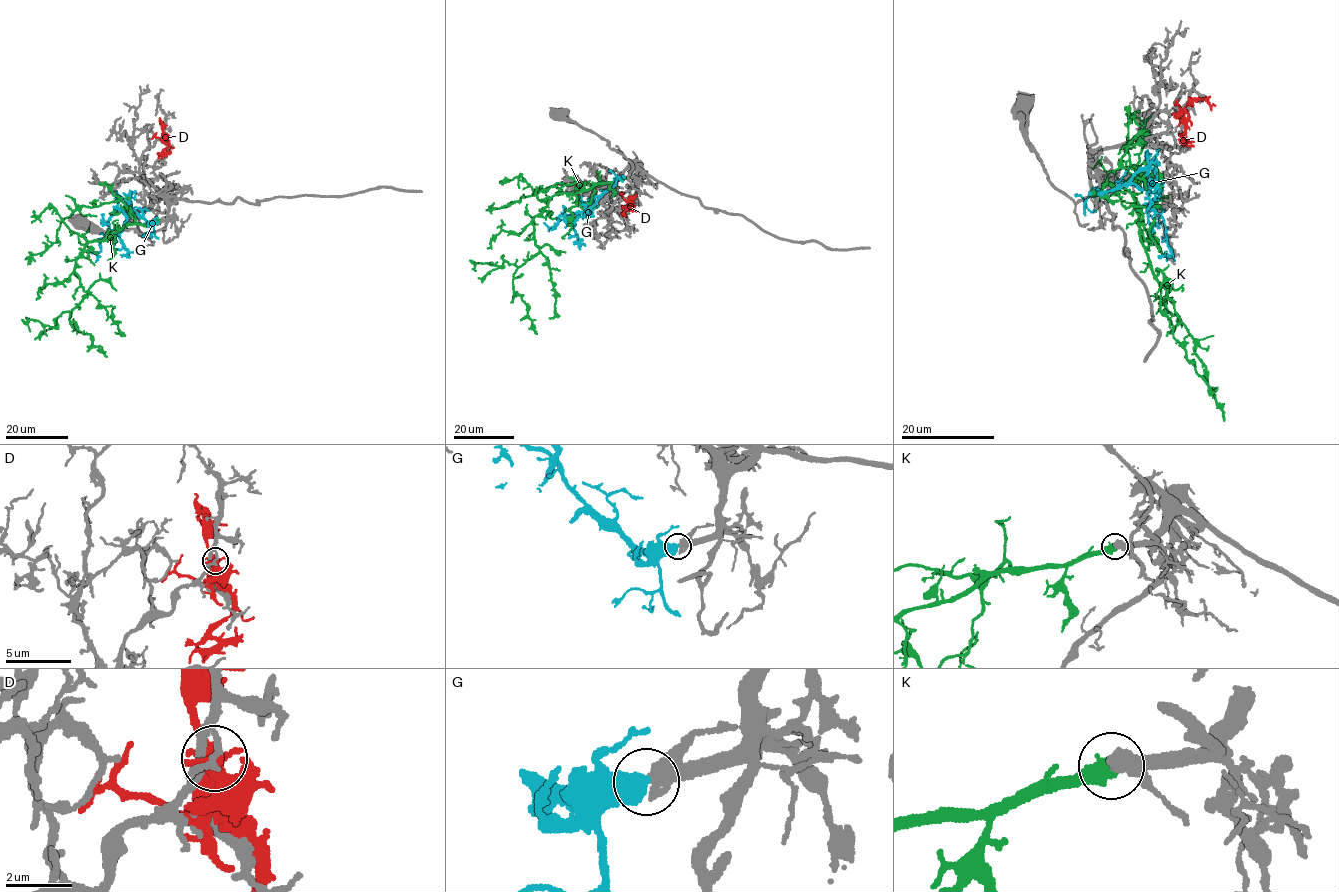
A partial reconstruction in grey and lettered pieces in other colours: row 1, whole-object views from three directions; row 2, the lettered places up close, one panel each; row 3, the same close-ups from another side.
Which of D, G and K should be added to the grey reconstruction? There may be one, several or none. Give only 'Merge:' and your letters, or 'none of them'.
Merge: G

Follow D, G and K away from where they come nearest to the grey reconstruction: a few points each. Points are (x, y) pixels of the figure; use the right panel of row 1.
D: (1180, 108), (1185, 125), (1182, 142), (1194, 146)
G: (1090, 193), (1129, 183), (1145, 189), (1156, 180), (1158, 196), (1147, 203), (1148, 222), (1154, 224), (1150, 215)
K: (1093, 192), (1111, 184), (1117, 191), (1113, 191), (1118, 186), (1131, 193), (1151, 270), (1194, 340), (1224, 421)

